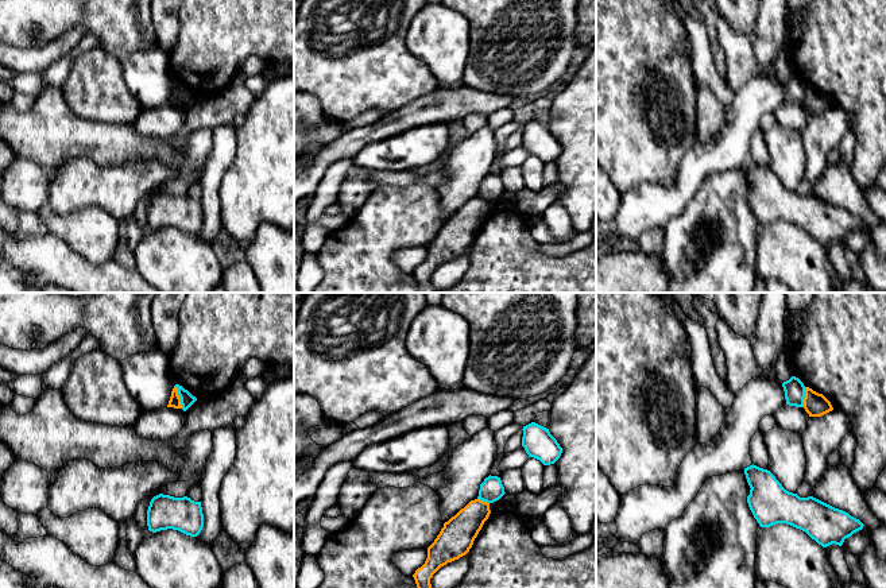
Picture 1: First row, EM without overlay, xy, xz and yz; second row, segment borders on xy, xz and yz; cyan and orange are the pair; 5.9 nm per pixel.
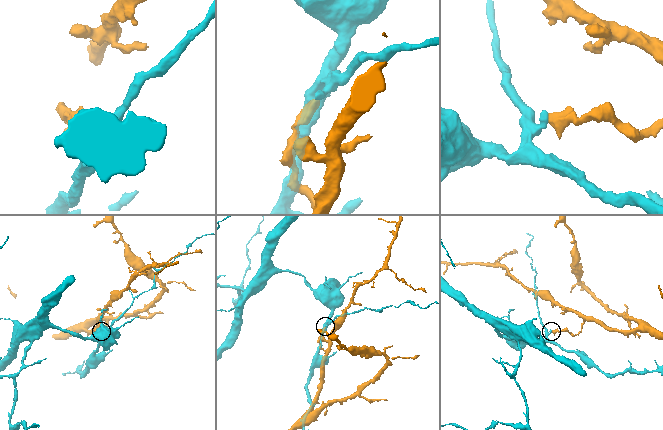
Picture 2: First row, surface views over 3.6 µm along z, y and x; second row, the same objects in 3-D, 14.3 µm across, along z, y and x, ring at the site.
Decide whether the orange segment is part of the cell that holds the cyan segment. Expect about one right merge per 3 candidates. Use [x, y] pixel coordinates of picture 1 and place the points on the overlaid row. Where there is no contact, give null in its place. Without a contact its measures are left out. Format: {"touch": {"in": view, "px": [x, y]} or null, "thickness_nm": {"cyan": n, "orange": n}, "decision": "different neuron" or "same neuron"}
{"touch": {"in": "xy", "px": [180, 397]}, "thickness_nm": {"cyan": 80, "orange": 70}, "decision": "different neuron"}

